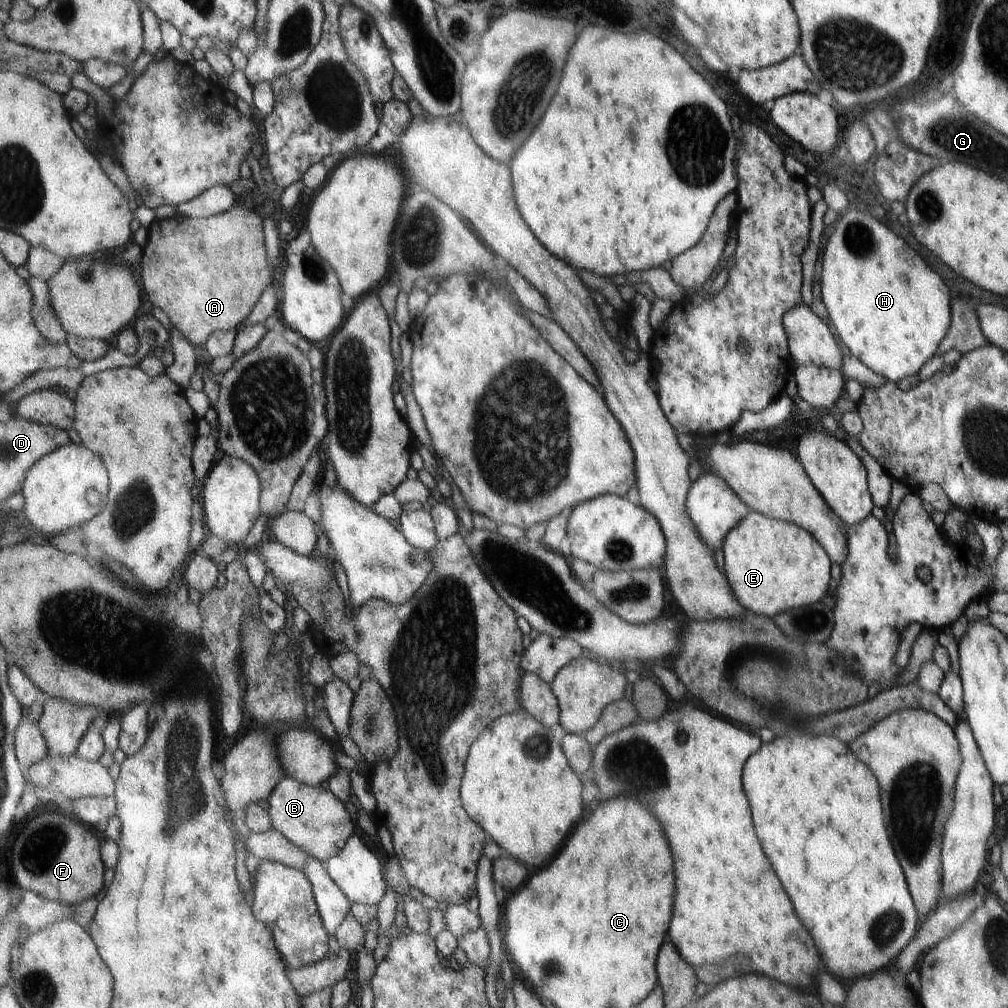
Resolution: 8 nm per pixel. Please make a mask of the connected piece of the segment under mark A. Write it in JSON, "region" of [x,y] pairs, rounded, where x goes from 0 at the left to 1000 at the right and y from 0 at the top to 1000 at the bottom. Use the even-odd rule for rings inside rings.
{"region":[[[234,203],[226,210],[203,217],[185,215],[183,211],[179,211],[177,214],[173,214],[169,217],[155,216],[149,223],[147,241],[143,246],[143,253],[137,265],[139,279],[141,280],[141,284],[148,294],[149,299],[152,301],[152,304],[159,304],[161,308],[164,308],[172,317],[174,324],[180,325],[181,329],[185,332],[185,335],[187,335],[192,343],[204,341],[207,338],[207,335],[215,328],[235,327],[242,318],[245,318],[251,311],[253,304],[256,304],[256,301],[260,298],[260,294],[262,294],[264,288],[270,284],[273,267],[274,264],[271,265],[268,261],[268,256],[266,256],[264,230],[262,230],[262,216],[260,216],[254,208],[247,208],[239,203]]]}

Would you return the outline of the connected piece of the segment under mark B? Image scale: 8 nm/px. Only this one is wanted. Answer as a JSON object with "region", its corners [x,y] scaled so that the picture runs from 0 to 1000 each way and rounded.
{"region":[[[284,770],[267,794],[267,806],[272,819],[292,835],[322,856],[335,849],[353,829],[353,811],[347,799],[343,798],[328,783],[296,776]]]}

